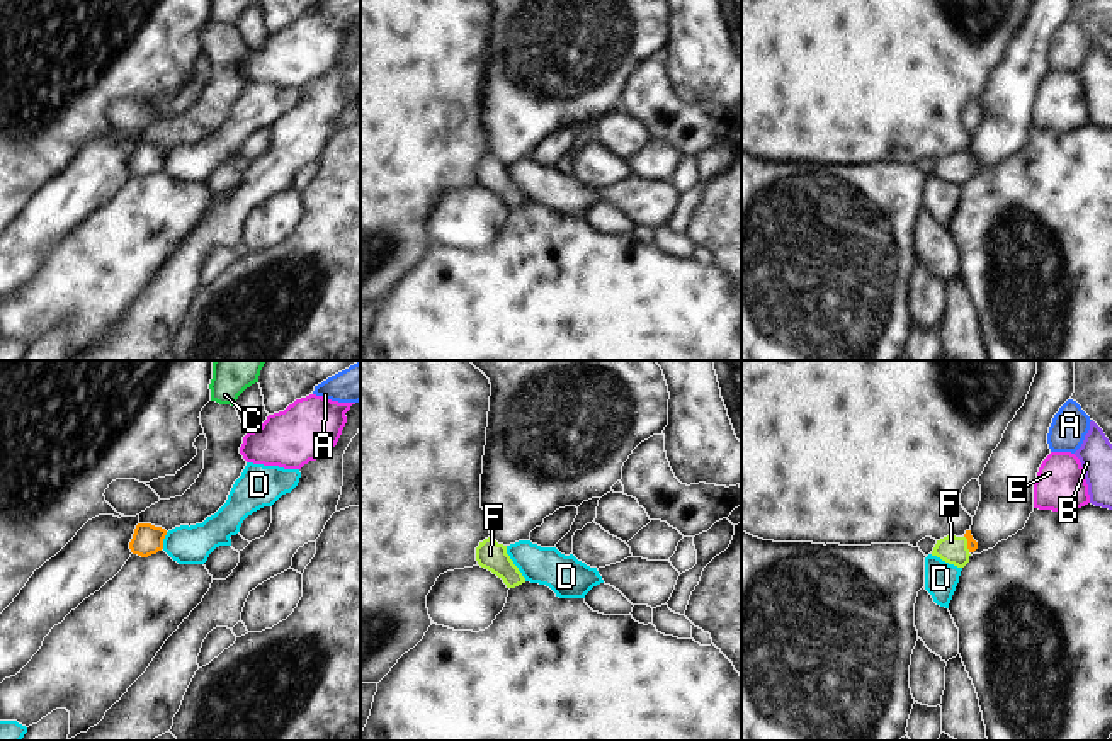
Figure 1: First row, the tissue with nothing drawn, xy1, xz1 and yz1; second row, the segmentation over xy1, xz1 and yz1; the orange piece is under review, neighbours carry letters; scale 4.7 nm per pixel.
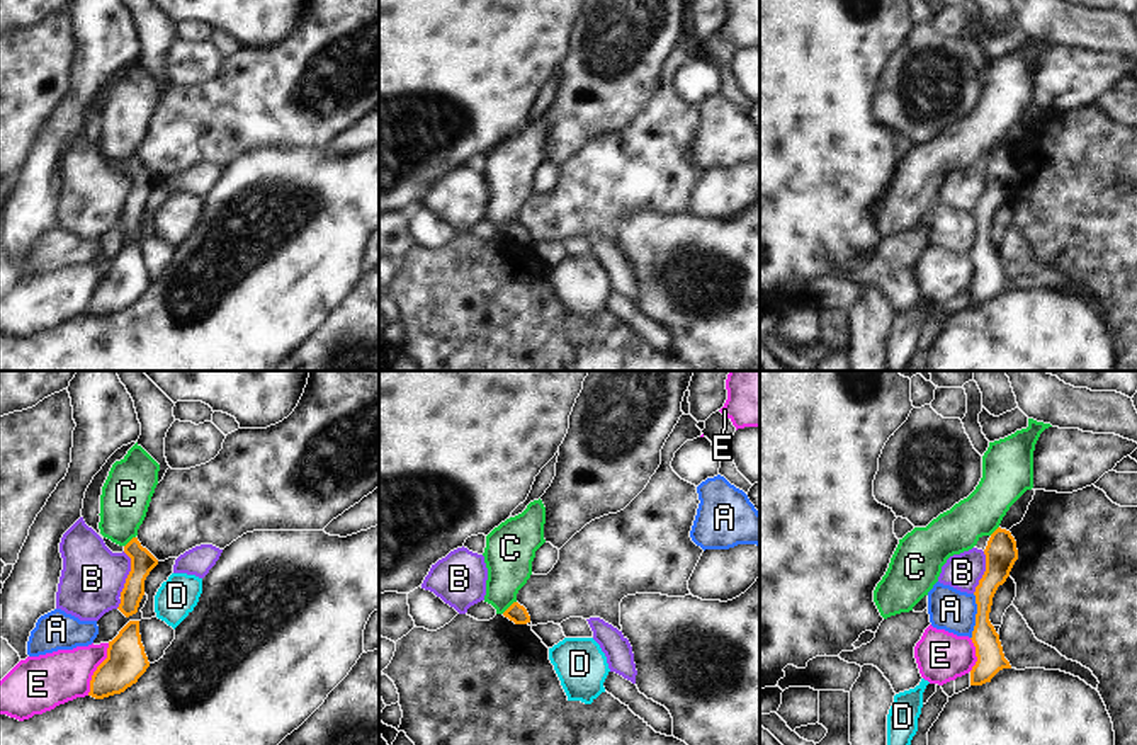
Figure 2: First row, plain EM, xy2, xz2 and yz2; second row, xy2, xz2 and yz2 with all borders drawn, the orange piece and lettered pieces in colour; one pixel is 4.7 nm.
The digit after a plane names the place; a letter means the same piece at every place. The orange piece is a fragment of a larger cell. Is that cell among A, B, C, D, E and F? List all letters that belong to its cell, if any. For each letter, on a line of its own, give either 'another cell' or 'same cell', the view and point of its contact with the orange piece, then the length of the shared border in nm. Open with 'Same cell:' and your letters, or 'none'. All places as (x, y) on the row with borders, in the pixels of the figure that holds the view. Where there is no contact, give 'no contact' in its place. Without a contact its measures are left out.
Same cell: F
A: another cell | yz2 (976, 616) | 220 nm
B: another cell | xy2 (130, 574) | 220 nm
C: another cell | xz2 (510, 606) | 90 nm
D: another cell | xy1 (162, 541) | 80 nm
E: another cell | xy2 (97, 669) | 260 nm
F: same cell | yz1 (968, 544) | 80 nm

